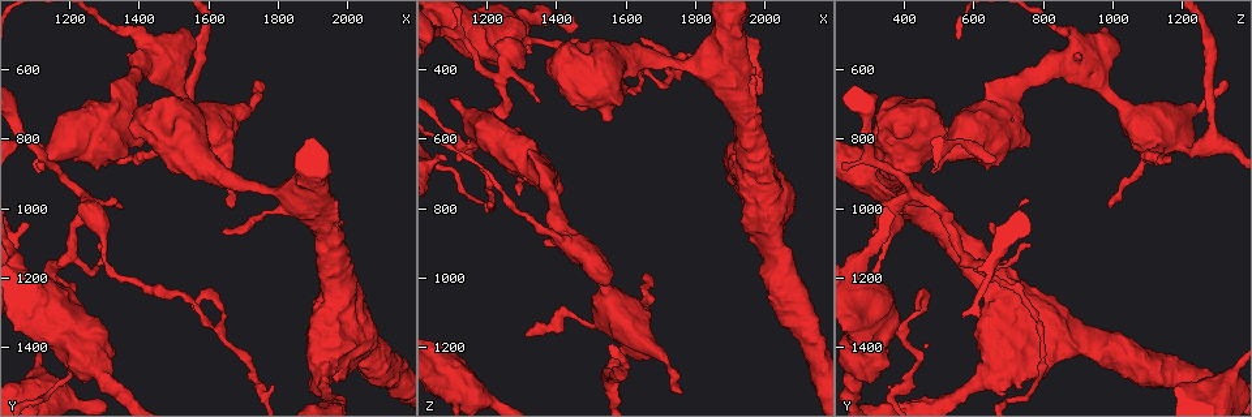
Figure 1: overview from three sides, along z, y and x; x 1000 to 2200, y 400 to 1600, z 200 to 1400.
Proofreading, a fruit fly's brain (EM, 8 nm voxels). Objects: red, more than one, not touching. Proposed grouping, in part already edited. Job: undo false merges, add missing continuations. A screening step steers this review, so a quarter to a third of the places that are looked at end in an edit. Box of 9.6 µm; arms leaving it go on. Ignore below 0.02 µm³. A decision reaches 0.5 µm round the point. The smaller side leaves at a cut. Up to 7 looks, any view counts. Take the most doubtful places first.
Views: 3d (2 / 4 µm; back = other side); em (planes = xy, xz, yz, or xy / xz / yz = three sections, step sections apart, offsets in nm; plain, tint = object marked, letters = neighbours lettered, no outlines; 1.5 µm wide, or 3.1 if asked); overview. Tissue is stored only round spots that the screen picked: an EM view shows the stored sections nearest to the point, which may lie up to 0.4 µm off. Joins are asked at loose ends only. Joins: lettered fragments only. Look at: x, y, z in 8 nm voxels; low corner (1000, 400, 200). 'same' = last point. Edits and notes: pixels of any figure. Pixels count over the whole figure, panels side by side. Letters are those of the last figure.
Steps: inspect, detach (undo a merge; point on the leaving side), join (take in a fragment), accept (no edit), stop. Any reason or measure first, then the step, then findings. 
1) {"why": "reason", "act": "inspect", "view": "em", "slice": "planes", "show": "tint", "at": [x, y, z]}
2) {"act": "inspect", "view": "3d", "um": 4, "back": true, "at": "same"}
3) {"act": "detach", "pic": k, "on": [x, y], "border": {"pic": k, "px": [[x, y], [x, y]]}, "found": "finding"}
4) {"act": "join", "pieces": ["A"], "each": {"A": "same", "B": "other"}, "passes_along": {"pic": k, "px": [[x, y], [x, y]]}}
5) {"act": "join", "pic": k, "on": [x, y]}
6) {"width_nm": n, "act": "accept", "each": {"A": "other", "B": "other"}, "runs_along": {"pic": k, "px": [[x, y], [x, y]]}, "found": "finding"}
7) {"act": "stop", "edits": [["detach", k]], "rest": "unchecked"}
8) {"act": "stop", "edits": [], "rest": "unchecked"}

{"why": "an open end", "act": "inspect", "view": "em", "slice": "planes", "show": "plain", "at": [1560, 1290, 440]}

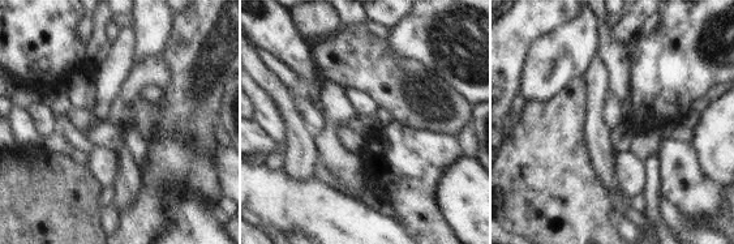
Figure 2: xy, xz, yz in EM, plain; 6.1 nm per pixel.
{"act": "inspect", "view": "em", "slice": "planes", "show": "letters", "at": "same"}

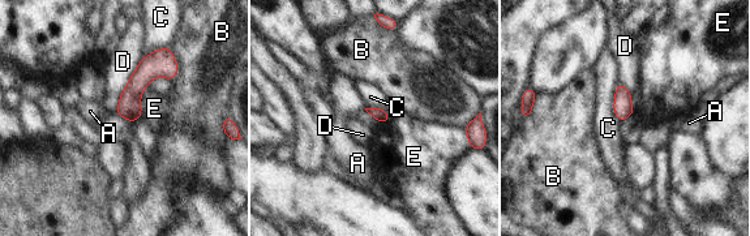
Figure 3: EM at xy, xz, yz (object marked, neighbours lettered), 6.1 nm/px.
{"longest_contact_nm": ["D", 360], "act": "accept", "each": {"A": "other", "B": "other", "C": "other", "D": "other", "E": "other"}, "border": {"pic": 3, "px": [[618, 81], [613, 114], [622, 121]]}, "found": "no lettered fragment goes on from it"}

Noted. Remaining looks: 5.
{"why": "branch stops here", "act": "inspect", "view": "em", "slice": "planes", "show": "letters", "at": [1360, 1000, 500]}

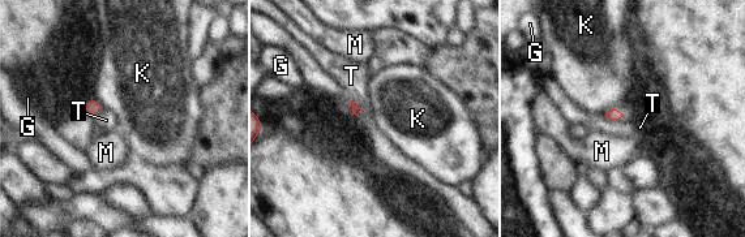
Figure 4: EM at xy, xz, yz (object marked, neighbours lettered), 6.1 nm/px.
{"act": "accept", "each": {"G": "other", "K": "other", "M": "other", "T": "other"}, "border": {"pic": 4, "px": [[624, 115], [611, 110], [604, 116]]}, "found": "none of them fits"}

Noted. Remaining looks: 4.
{"why": "an open end", "act": "inspect", "view": "3d", "um": 2, "at": [1090, 1040, 660]}

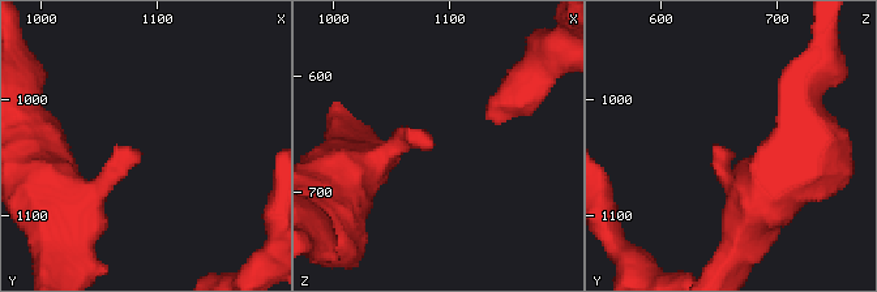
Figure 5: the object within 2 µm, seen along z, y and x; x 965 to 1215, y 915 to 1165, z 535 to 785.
{"why": "now the EM", "act": "inspect", "view": "em", "slice": "yz", "step": 8, "show": "letters", "at": [1086, 1046, 658]}

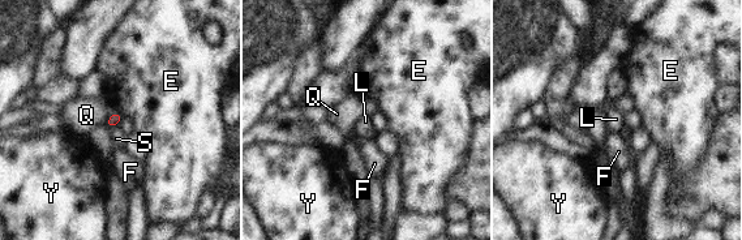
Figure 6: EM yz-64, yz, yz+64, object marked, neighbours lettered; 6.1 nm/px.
{"why": "cut it another way", "act": "inspect", "view": "em", "slice": "planes", "show": "letters", "at": "same"}

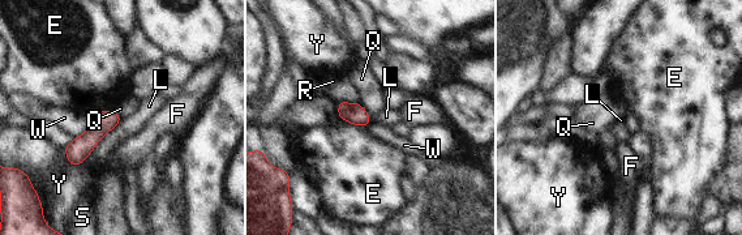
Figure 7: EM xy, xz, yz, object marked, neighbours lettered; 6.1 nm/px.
{"act": "accept", "each": {"E": "other", "F": "other", "L": "other", "Q": "other", "R": "other", "S": "other", "W": "other", "Y": "other"}, "border": {"pic": 7, "px": [[359, 102], [372, 120]]}, "found": "no lettered fragment goes on from it"}

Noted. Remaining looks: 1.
{"act": "stop", "edits": [], "rest": "unchecked"}

